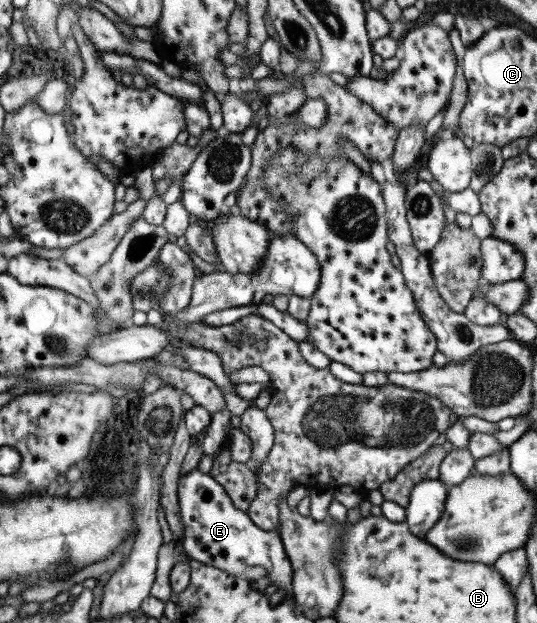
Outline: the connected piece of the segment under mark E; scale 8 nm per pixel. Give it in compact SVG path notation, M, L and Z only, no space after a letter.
M193 469L181 475L177 484L180 521L183 525L183 539L179 543L189 559L252 582L260 577L268 577L271 590L284 589L285 596L292 596L291 563L277 530L264 531L256 527L244 511L232 506L224 489L209 474Z

